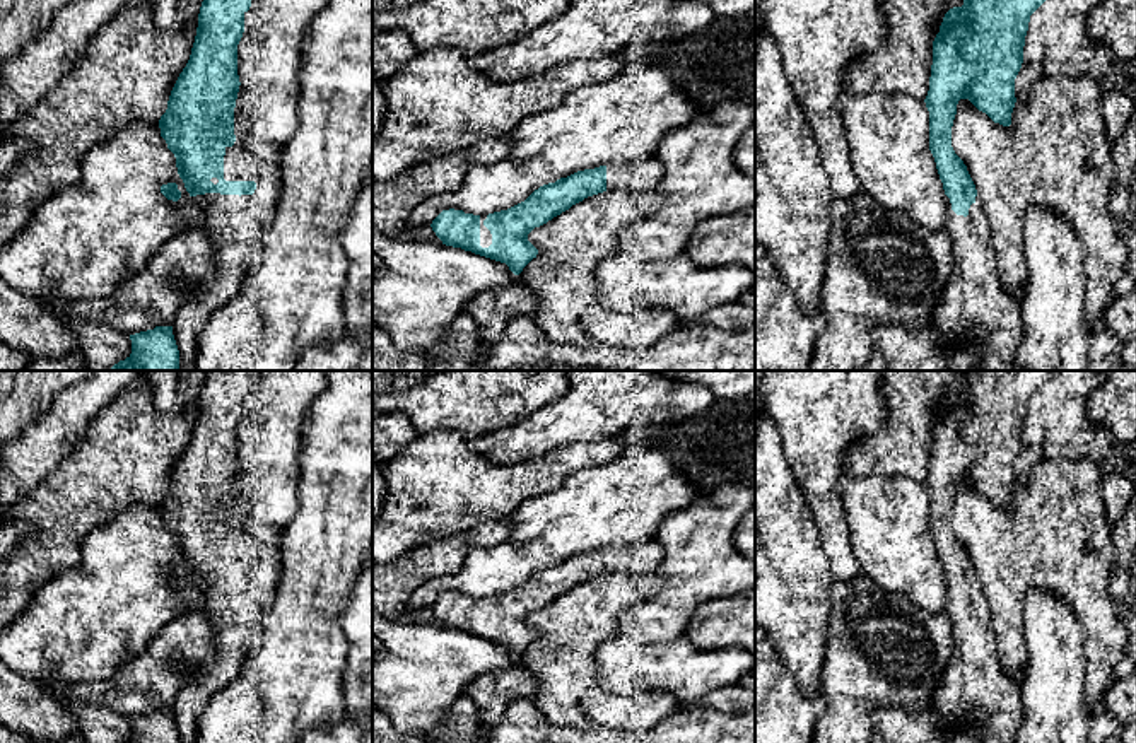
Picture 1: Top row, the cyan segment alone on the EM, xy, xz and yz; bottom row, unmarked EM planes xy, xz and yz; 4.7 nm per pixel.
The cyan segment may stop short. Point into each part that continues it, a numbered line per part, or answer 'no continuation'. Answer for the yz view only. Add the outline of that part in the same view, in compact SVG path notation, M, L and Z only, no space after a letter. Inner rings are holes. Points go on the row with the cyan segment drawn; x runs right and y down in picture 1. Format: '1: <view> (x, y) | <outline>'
1: yz (976, 308) | M945 195L945 229L953 244L953 270L931 325L940 333L962 338L977 348L981 360L972 371L1011 371L1022 340L1022 299L1010 294L999 280L998 263L991 254L991 227L981 198L975 196L969 215L963 217L952 210Z

